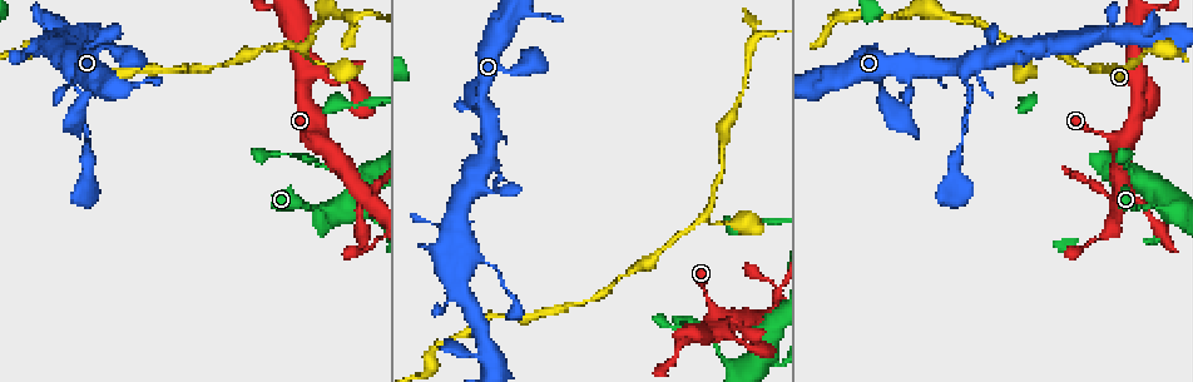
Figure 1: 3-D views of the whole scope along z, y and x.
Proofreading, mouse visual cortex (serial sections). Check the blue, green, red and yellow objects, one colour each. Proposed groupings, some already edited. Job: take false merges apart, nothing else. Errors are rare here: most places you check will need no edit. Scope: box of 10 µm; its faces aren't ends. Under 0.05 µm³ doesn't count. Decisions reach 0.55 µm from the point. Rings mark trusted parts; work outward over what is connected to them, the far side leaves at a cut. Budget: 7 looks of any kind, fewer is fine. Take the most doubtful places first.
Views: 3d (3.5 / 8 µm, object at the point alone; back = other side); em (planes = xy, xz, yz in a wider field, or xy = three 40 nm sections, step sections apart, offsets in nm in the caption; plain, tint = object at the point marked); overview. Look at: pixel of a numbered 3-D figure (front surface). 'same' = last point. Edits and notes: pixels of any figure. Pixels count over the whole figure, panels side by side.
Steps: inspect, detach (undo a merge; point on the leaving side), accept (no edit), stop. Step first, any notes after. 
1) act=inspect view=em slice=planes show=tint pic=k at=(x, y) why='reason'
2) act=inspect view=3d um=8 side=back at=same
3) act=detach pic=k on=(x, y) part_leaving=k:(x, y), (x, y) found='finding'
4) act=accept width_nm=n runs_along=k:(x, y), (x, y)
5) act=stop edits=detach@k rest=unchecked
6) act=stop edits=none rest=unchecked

act=inspect view=3d um=3.5 pic=1 at=(961, 65) why='branch point'

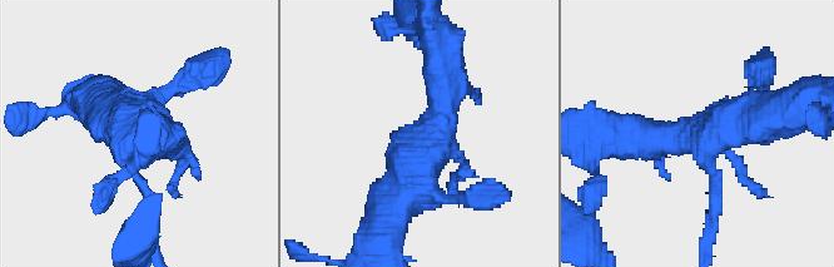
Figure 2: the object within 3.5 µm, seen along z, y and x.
act=inspect view=em slice=xy step=1 show=tint pic=2 at=(705, 133)

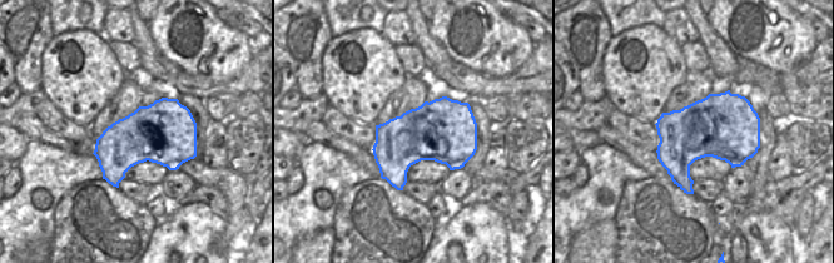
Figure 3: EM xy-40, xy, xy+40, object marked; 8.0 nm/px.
act=accept width_nm=500 runs_along=2:(442, 55), (435, 144), (396, 206) found='one cell here'

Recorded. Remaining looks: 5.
act=inspect view=3d um=3.5 pic=1 at=(954, 18) why='thick turns thin'

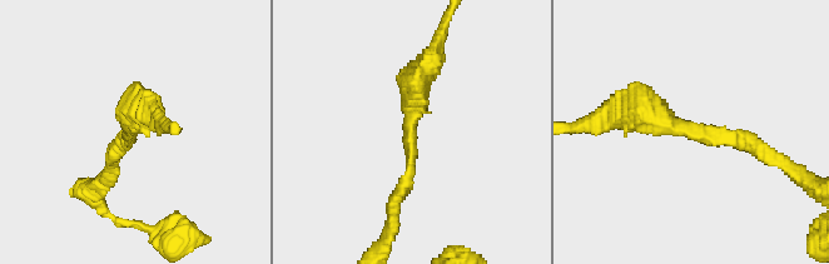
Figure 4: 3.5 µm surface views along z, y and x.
act=inspect view=em slice=xy step=3 show=tint pic=4 at=(409, 130) arm_widths_nm=200,350 why='shape alone is not enough'

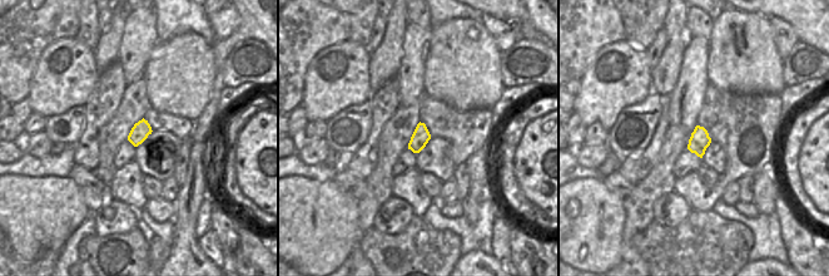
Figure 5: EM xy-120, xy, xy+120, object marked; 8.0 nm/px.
act=accept runs_along=4:(395, 202), (433, 54) found='continuous, no second cell'

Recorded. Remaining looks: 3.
act=inspect view=3d um=8 pic=1 at=(769, 32) why='sudden change in width'

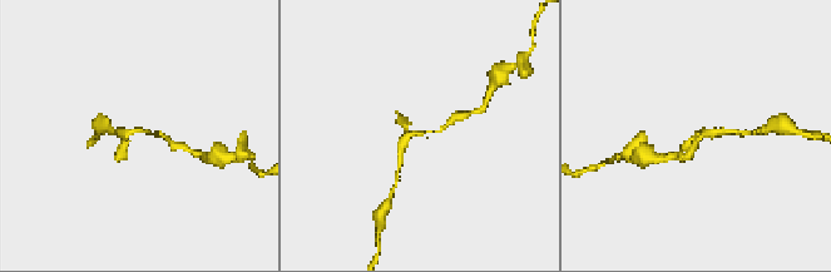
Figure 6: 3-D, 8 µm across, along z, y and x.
act=inspect view=em slice=planes show=tint at=same why='shape alone is not enough'

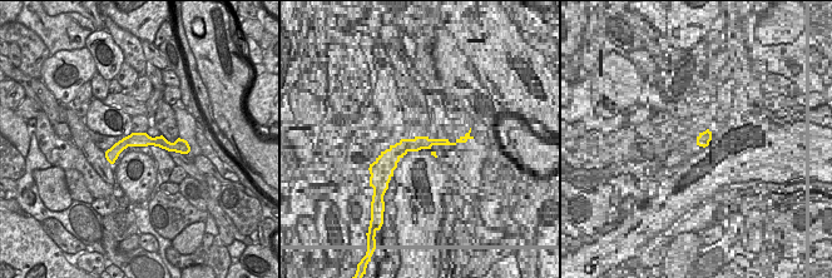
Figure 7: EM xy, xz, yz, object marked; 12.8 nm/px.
act=accept found='continuous, no second cell'

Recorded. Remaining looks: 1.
act=stop edits=none rest=unchecked

